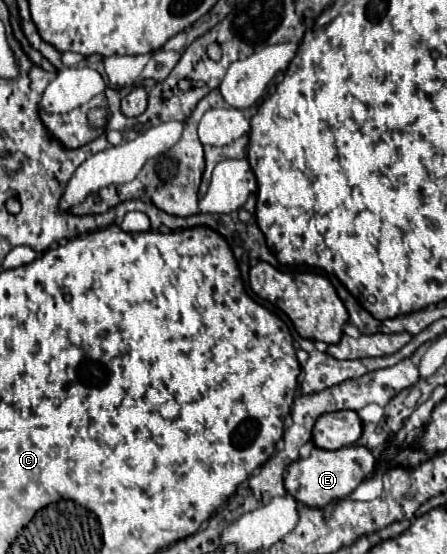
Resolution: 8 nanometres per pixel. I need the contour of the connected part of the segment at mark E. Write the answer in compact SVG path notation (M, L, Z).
M360 445L342 447L336 451L326 451L314 447L308 459L298 459L288 467L288 475L284 479L286 491L302 505L320 509L332 501L346 499L366 477L370 477L376 469L376 459L372 451Z

